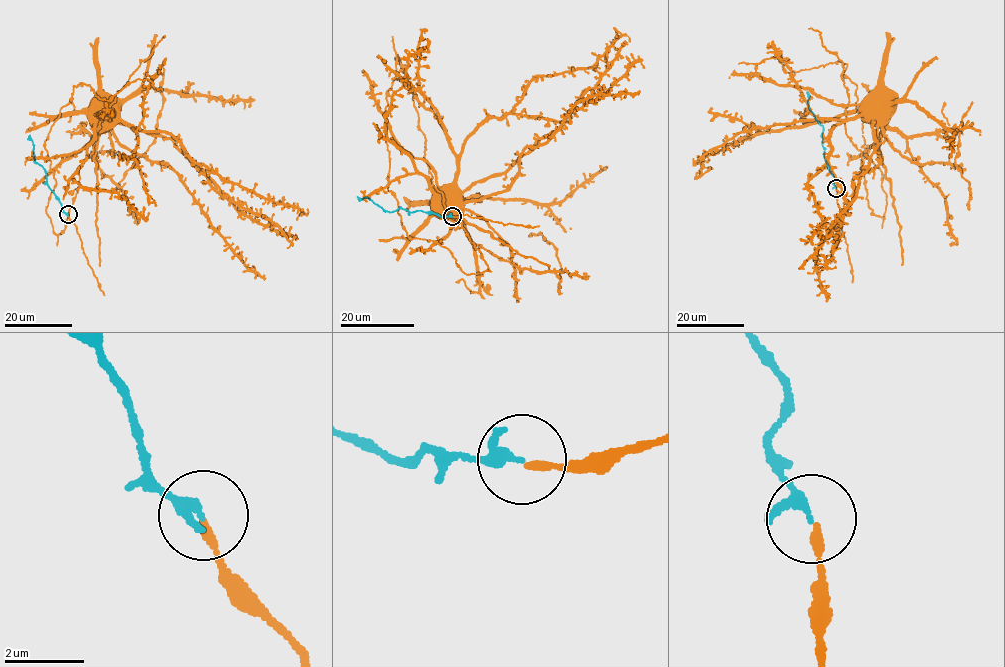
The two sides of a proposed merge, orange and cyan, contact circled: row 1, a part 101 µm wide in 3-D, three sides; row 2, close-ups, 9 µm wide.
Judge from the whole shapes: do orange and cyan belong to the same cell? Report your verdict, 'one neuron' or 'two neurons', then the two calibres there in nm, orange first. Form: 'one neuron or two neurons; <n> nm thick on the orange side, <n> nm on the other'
one neuron; 200 nm thick on the orange side, 200 nm on the other

